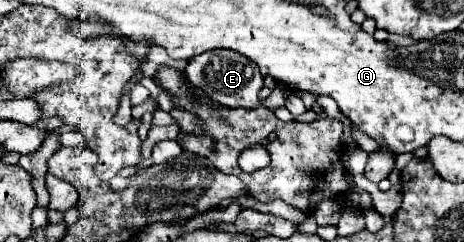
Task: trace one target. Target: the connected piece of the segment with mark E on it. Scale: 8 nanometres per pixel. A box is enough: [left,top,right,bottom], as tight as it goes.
[184,50,264,110]

